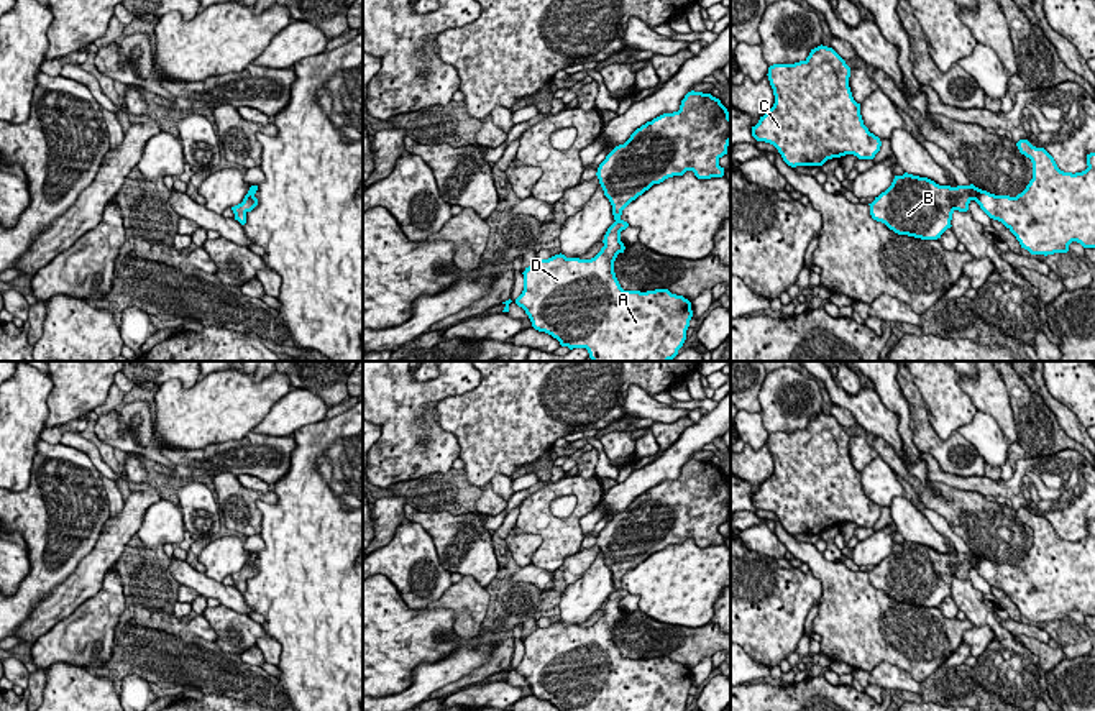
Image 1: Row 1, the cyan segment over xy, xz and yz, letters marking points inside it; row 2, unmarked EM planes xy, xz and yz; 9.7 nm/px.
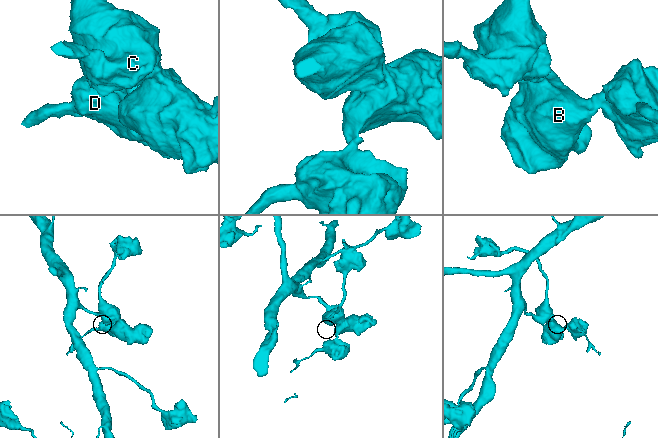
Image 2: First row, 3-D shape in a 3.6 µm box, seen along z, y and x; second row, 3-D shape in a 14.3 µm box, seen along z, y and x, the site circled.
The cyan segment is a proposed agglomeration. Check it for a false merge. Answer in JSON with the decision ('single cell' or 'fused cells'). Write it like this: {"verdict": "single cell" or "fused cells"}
{"verdict": "single cell"}

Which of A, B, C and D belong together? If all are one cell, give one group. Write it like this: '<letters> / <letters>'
A B C D

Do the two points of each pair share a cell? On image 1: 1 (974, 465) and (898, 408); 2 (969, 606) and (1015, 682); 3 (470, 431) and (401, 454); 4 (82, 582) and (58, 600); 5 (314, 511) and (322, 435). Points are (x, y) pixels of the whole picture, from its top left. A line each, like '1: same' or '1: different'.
1: different
2: same
3: different
4: same
5: same

